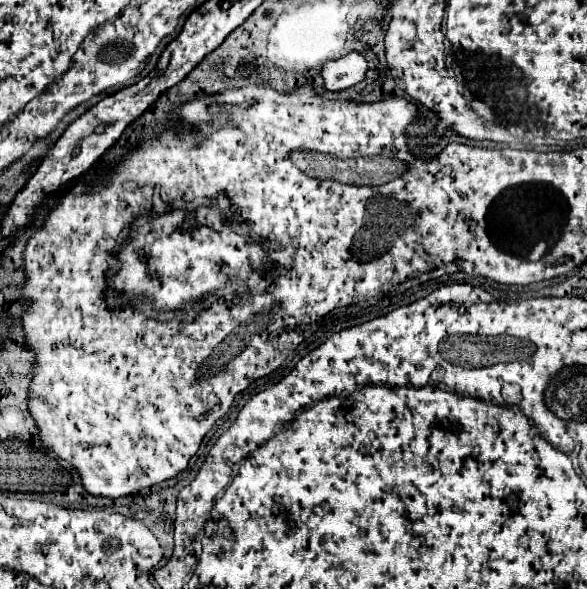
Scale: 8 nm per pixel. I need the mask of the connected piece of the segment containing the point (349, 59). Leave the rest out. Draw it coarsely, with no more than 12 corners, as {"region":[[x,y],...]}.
{"region":[[350,52],[322,68],[322,88],[342,92],[368,70],[362,54]]}

